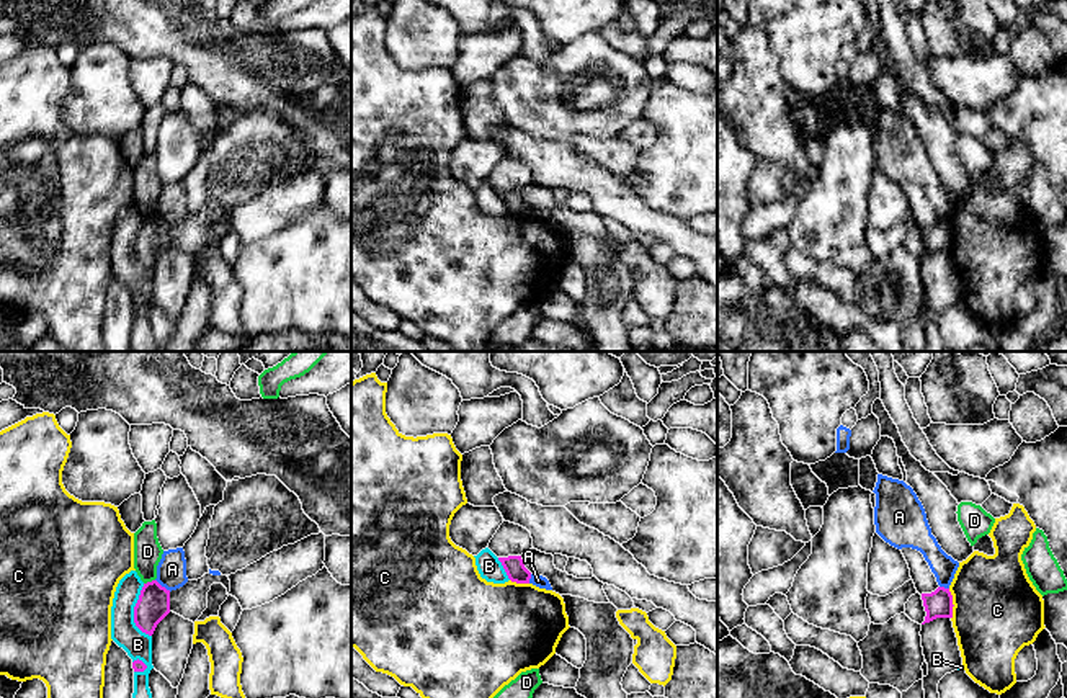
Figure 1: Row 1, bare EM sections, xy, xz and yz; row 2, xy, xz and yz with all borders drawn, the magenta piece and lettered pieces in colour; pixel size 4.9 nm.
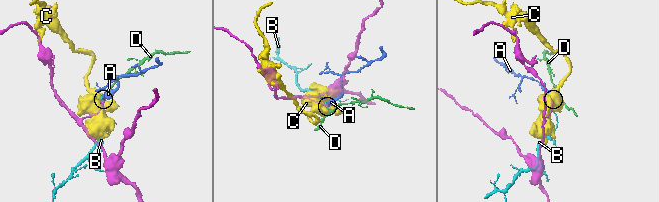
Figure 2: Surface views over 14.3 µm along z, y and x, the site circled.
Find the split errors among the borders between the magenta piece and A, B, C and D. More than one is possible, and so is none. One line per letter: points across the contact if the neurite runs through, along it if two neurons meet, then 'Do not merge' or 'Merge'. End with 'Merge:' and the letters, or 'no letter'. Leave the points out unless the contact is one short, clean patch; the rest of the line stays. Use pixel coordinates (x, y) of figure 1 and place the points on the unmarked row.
A: Boundary: xy (156, 213), (170, 224). Do not merge
B: Do not merge
C: Do not merge
D: Boundary: xy (154, 213), (144, 218). Do not merge
Merge: no letter

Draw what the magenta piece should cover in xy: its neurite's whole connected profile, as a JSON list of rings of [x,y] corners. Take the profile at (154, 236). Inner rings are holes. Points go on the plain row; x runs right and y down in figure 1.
[[[157,214],[144,217],[139,234],[134,240],[136,260],[152,270],[157,258],[170,247],[170,224]]]

